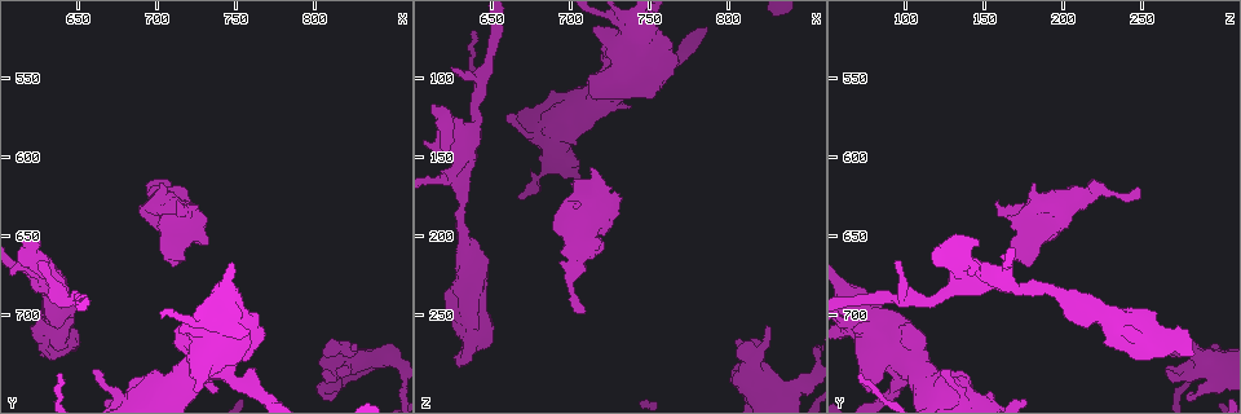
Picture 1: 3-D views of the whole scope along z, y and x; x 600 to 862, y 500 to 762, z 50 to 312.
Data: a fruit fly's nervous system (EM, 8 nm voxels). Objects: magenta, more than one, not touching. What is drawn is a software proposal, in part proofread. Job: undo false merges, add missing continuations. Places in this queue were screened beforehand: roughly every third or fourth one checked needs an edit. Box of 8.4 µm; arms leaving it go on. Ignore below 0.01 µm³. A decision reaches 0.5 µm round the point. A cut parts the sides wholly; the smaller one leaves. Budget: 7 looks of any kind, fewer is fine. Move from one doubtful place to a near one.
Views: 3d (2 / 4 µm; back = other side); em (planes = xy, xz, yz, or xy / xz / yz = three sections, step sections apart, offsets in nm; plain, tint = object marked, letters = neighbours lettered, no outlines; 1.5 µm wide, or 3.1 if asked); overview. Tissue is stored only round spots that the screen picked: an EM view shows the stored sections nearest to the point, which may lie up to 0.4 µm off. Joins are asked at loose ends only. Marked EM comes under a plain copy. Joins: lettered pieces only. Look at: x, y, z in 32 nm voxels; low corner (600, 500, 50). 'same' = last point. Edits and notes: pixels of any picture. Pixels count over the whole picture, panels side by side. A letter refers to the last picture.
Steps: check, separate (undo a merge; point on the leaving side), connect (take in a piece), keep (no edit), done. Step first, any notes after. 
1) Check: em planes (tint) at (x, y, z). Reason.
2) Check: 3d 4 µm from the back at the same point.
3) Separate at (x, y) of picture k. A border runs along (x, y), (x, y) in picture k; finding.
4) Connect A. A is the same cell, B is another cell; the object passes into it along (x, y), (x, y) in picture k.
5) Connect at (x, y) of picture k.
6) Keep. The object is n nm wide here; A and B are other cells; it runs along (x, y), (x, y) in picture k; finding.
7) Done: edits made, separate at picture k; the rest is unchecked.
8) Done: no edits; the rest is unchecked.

Check: em xz step 4 (tint) at (626, 666, 96). Branch stops here.

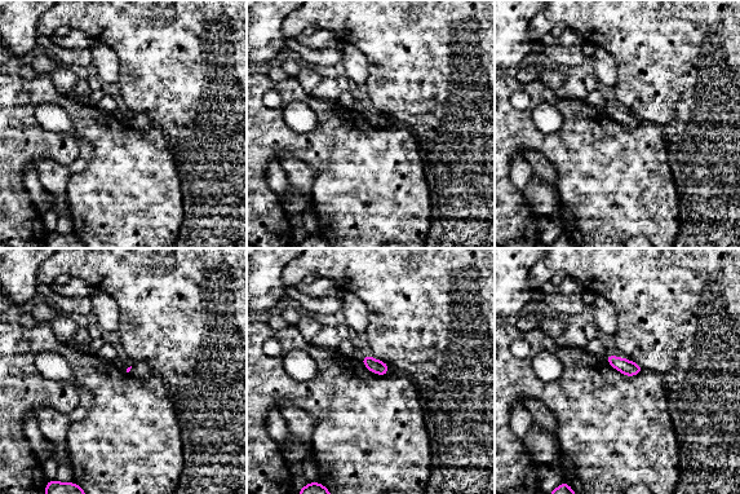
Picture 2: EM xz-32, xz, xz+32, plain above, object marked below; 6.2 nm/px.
Check: em xz step 4 (letters) at the same point.

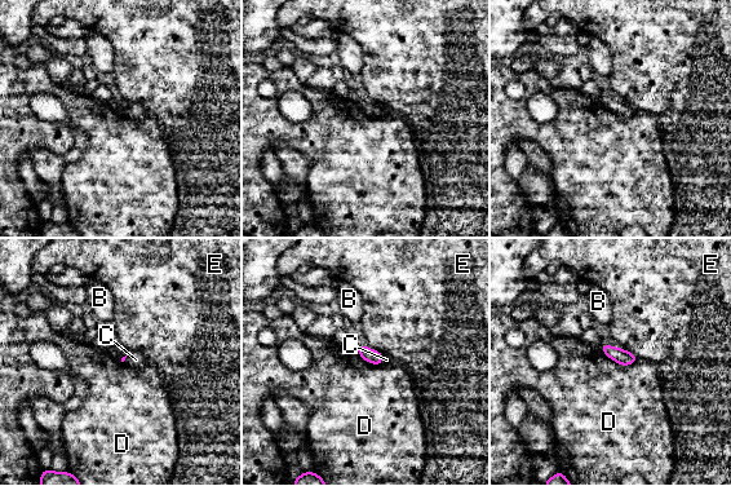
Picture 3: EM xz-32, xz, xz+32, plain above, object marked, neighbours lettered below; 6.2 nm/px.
Keep. The longest contact is with D, 260 nm; B, C, D and E are other cells; a border runs along (599, 348), (625, 366), (638, 359) in picture 3; none of them fits.

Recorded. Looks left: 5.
Check: 3d 4 µm at (716, 666, 168). Free end.

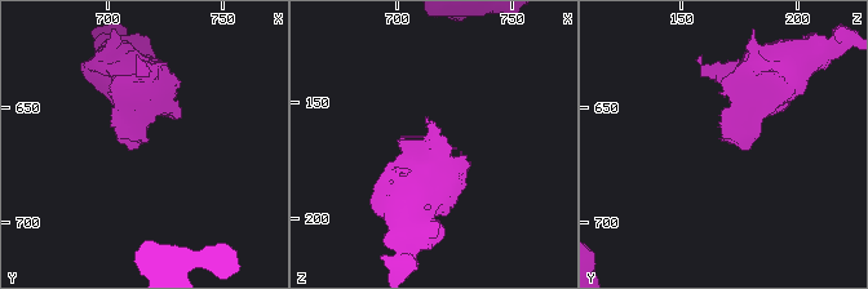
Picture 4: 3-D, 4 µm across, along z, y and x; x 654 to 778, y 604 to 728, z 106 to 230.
Check: em planes (tint) at (714, 665, 168). Now the EM.

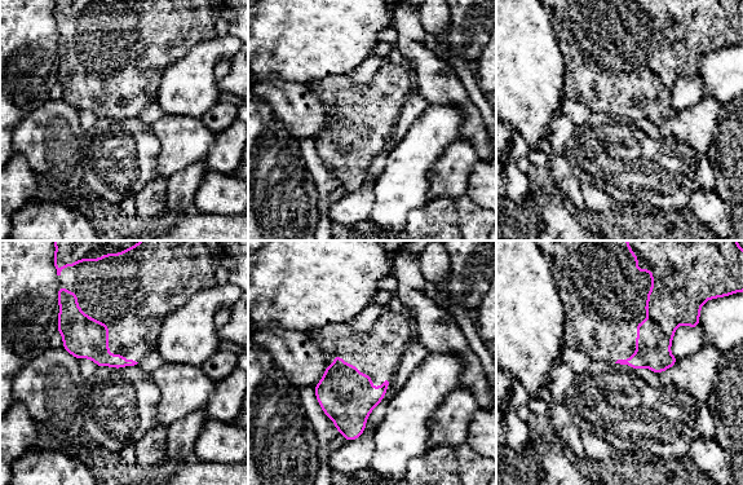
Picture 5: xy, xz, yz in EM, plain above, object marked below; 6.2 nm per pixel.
Check: em planes (letters) at the same point.

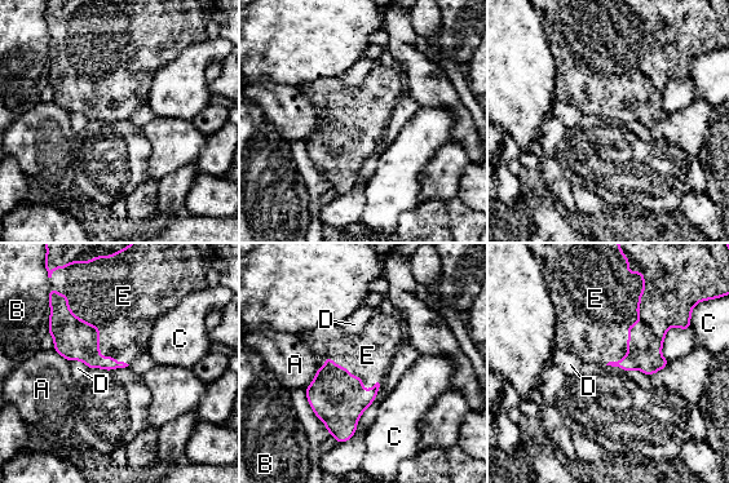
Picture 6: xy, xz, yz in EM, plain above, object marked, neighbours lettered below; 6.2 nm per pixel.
Connect E. E is the same cell, A, B, C and D are other cells; the cell continues.

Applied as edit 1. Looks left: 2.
Done: edits made, connect at picture 6; the rest is unchecked.

